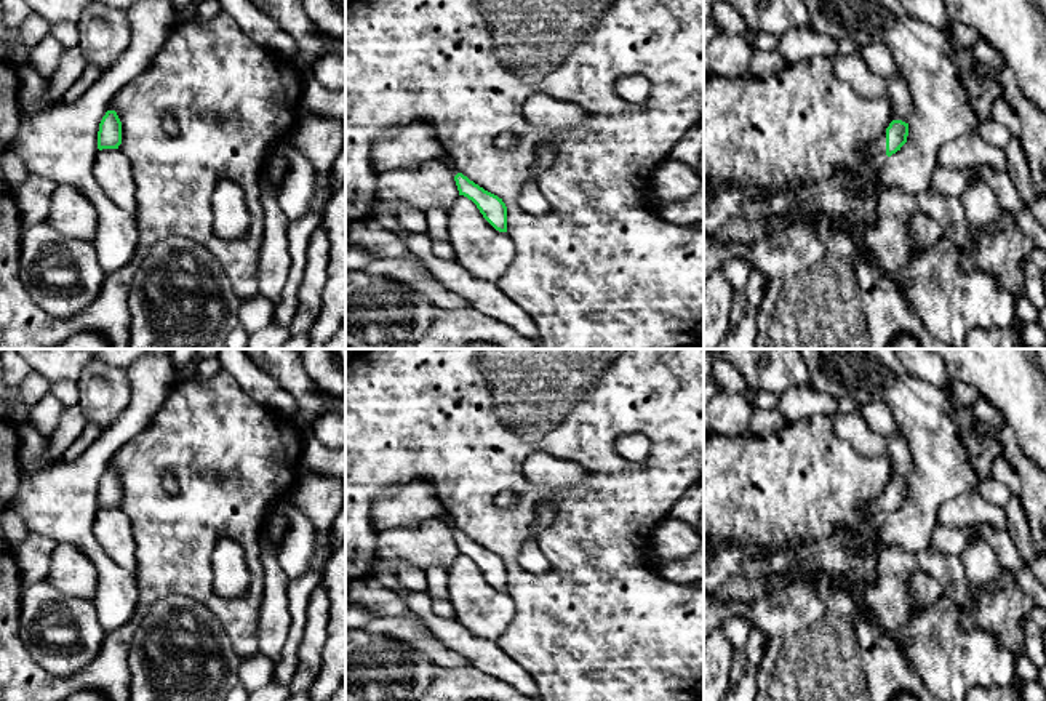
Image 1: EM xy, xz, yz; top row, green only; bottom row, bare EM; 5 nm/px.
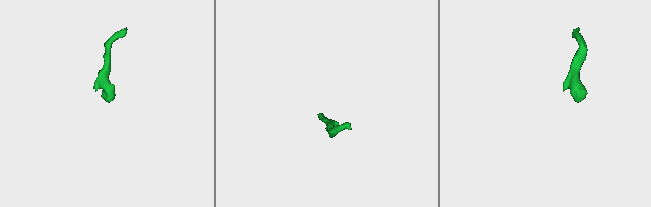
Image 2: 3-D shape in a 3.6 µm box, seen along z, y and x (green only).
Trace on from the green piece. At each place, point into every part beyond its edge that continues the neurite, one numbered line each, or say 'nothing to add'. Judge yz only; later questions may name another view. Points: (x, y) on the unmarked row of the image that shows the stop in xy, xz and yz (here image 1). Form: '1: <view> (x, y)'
1: yz (878, 504)

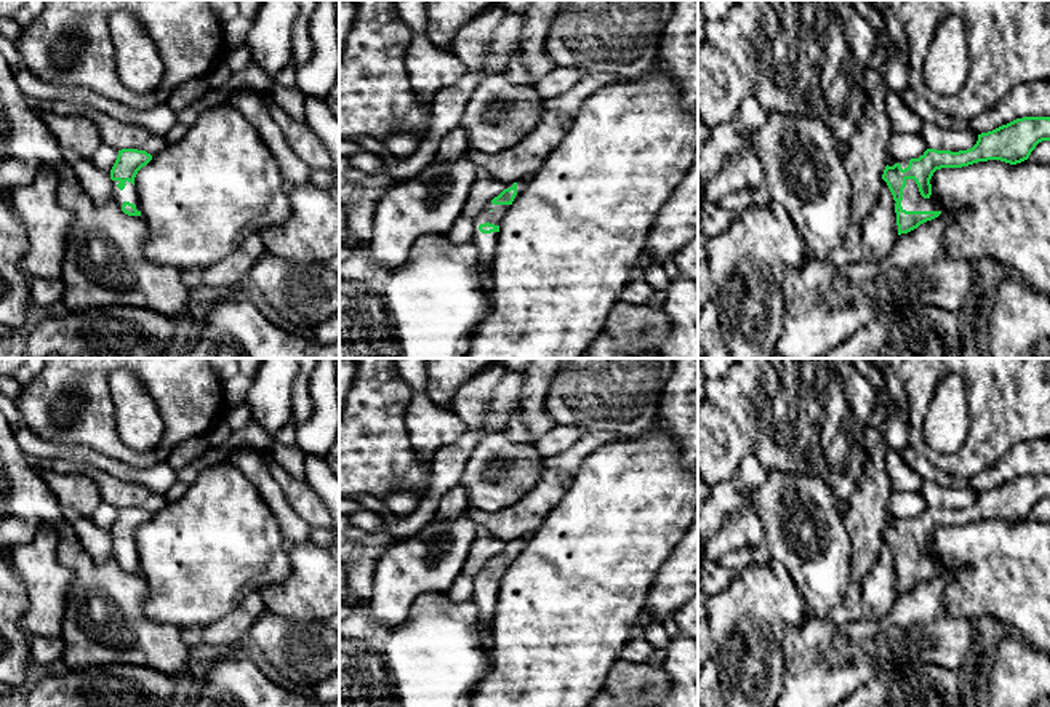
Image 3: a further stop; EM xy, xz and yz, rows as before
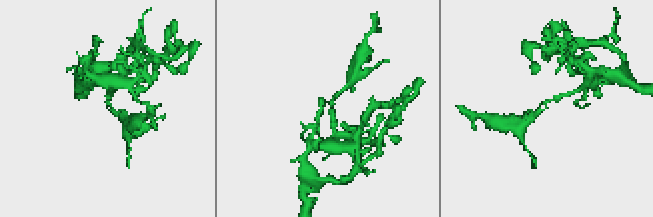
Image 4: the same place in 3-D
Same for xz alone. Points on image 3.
1: xz (485, 602)

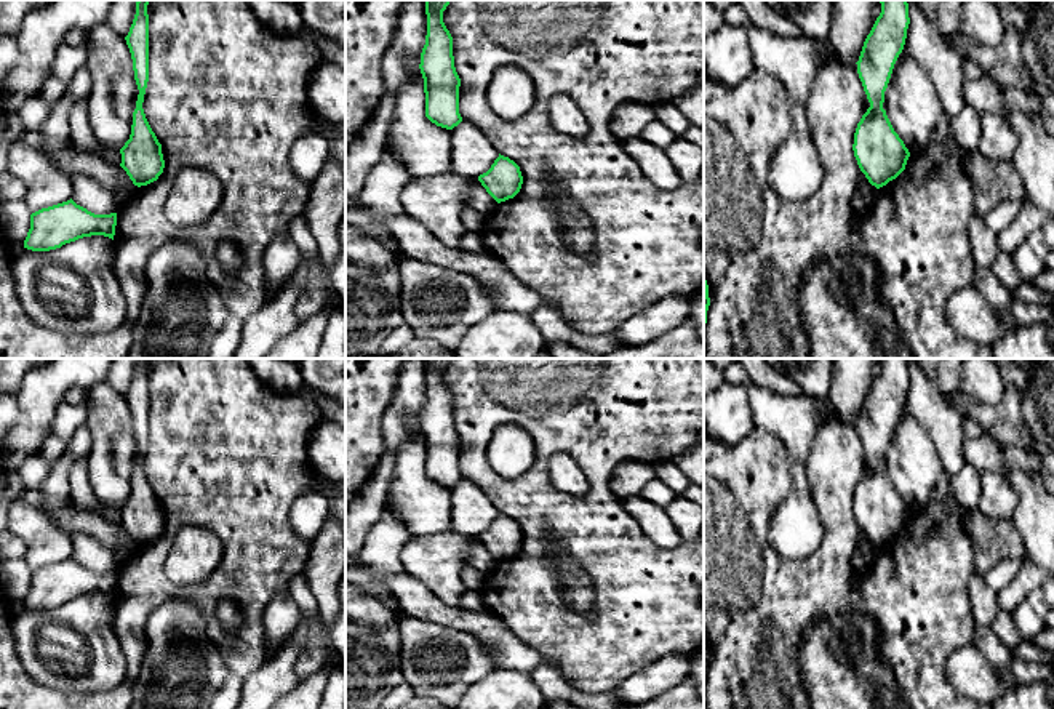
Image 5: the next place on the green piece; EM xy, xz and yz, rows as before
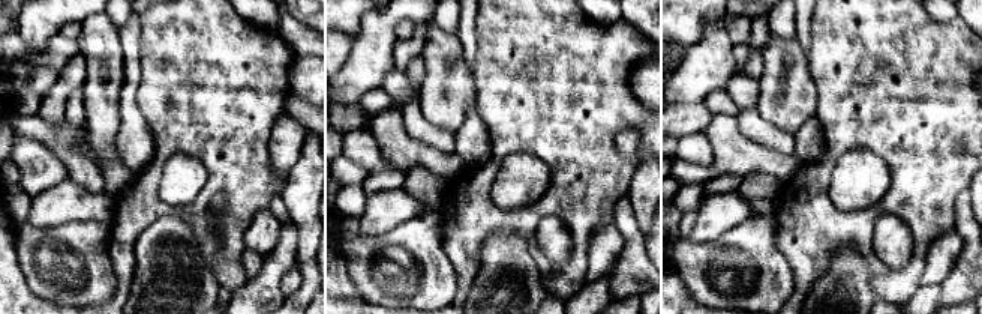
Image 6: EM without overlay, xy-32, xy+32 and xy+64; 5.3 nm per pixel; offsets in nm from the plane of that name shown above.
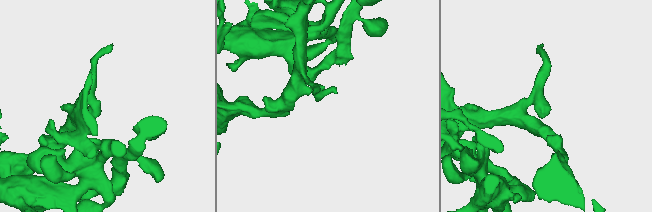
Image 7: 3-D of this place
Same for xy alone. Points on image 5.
nothing to add

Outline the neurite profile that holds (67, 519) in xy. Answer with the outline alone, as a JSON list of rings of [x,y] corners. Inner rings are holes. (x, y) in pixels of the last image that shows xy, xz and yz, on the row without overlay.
[[[83,424],[67,440],[66,455],[53,464],[51,472],[40,487],[45,504],[50,507],[45,514],[62,535],[70,538],[74,531],[80,531],[114,551],[122,544],[133,543],[126,530],[120,523],[112,523],[101,515],[88,514],[70,504],[69,472],[77,459],[86,459],[90,450],[91,432]]]

